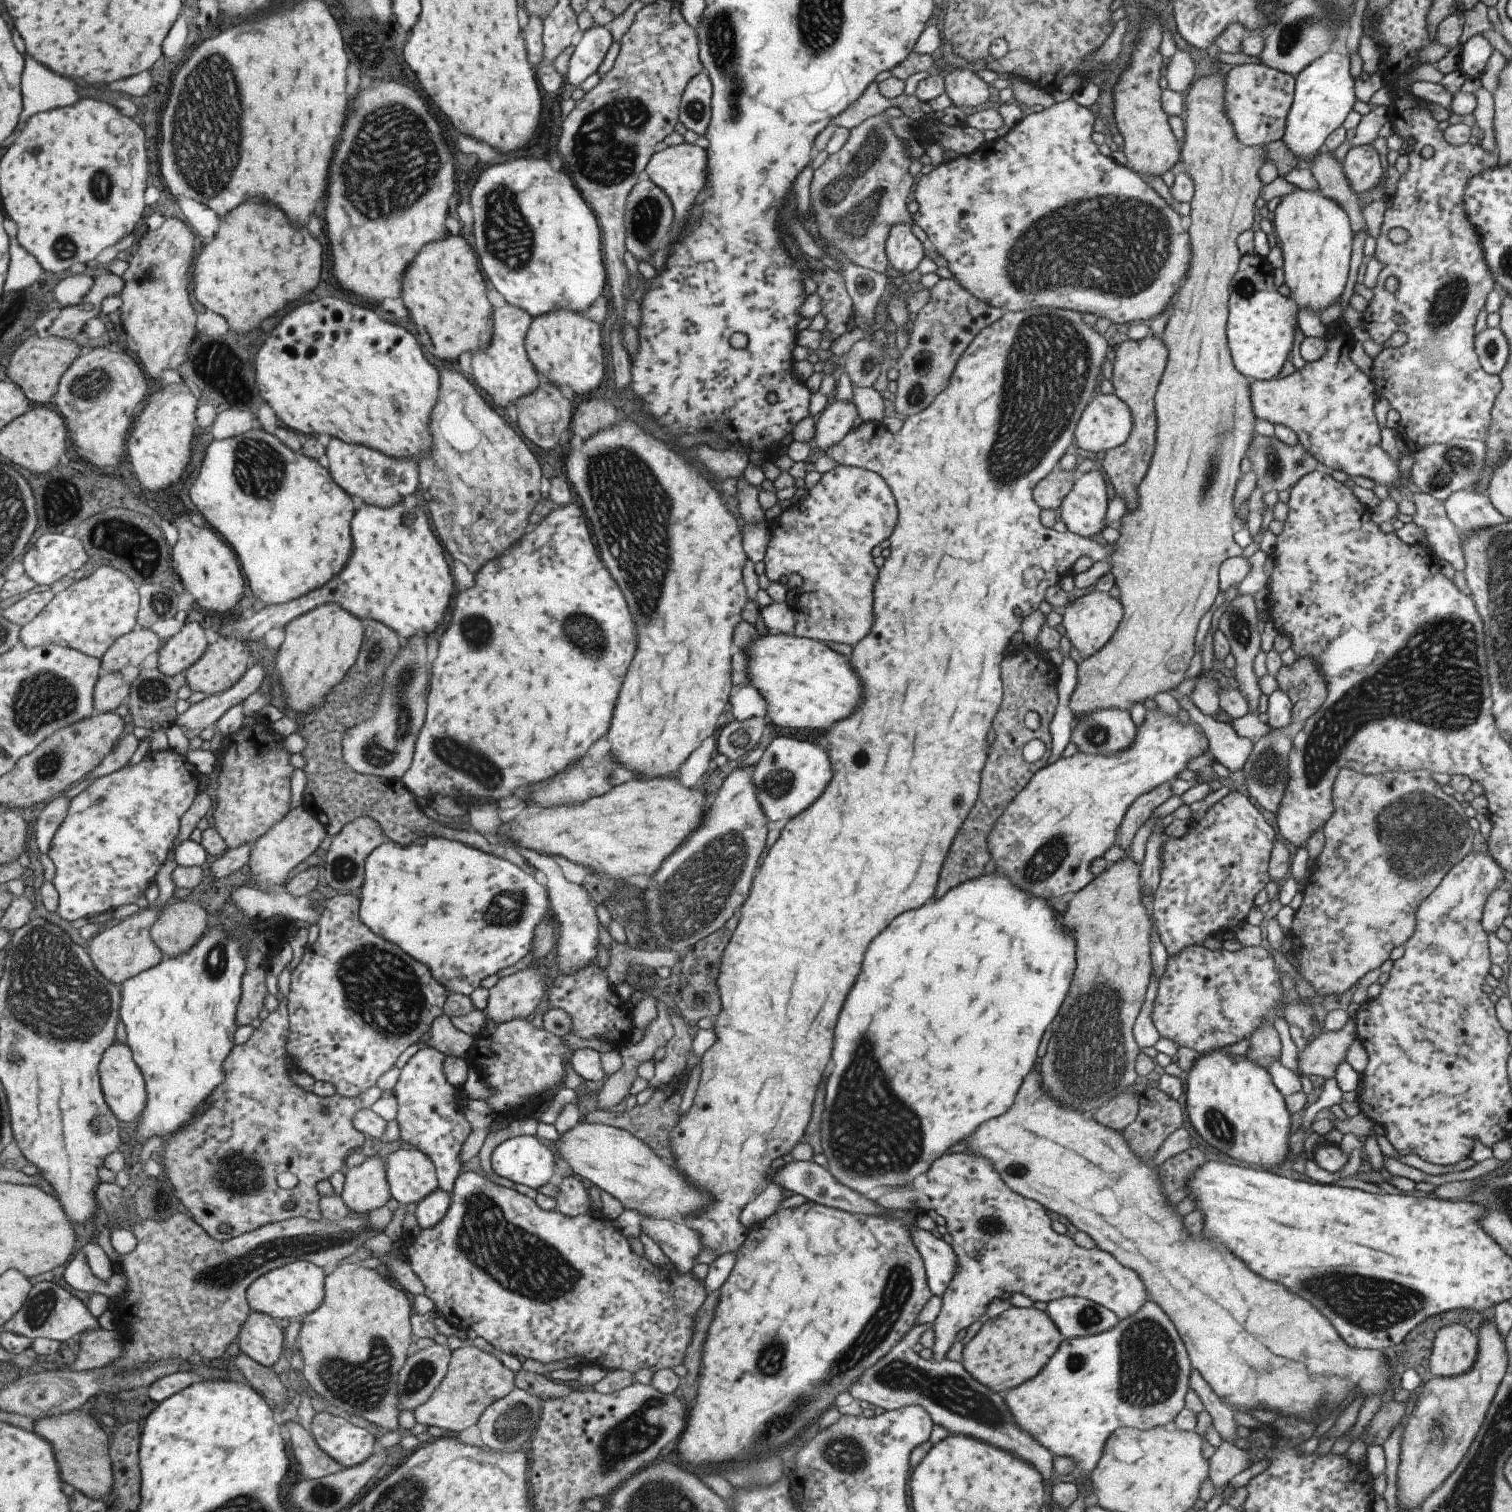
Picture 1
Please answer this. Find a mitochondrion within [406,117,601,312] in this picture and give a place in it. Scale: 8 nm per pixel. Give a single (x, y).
(509, 240)

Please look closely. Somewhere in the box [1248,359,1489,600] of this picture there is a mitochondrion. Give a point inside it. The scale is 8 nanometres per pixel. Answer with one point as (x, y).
(1454, 459)

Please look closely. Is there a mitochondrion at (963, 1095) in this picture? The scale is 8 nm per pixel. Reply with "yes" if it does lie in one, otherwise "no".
no

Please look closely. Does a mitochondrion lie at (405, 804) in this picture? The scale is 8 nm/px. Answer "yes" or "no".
no

